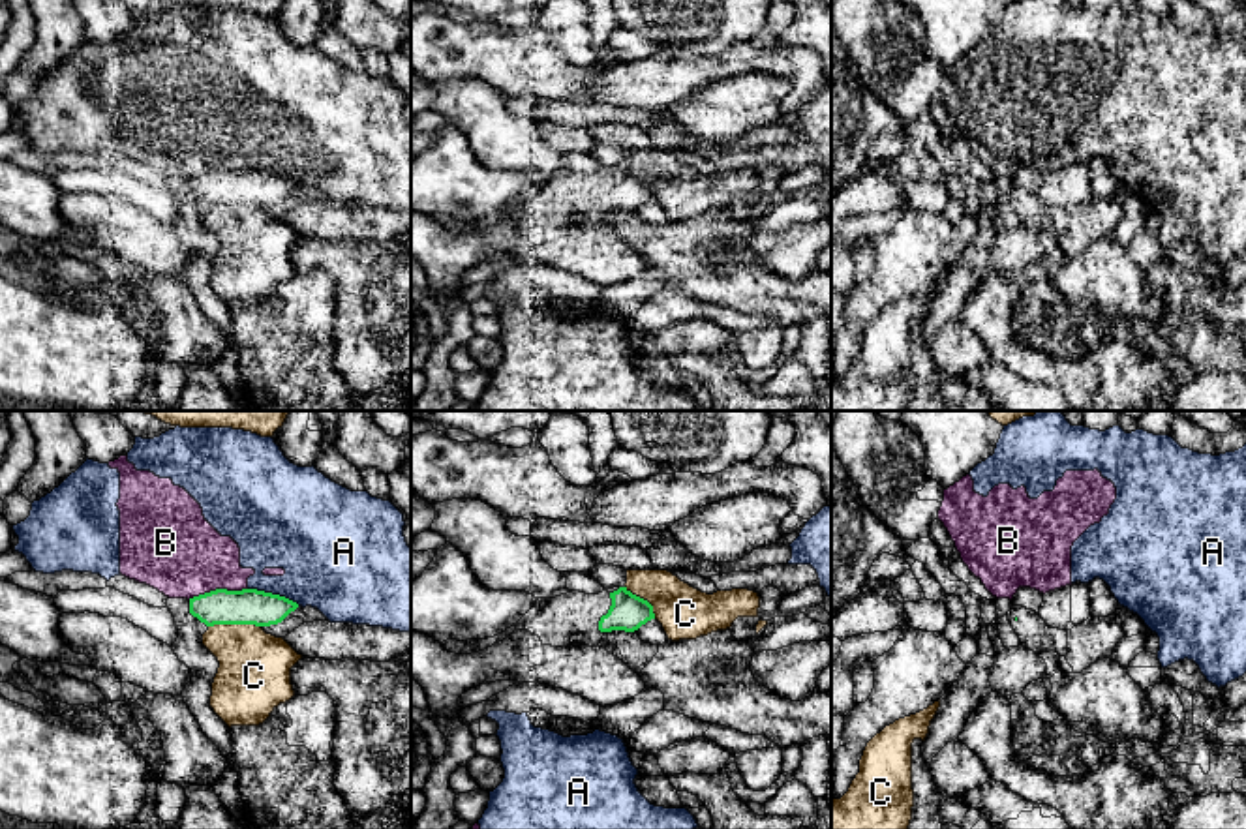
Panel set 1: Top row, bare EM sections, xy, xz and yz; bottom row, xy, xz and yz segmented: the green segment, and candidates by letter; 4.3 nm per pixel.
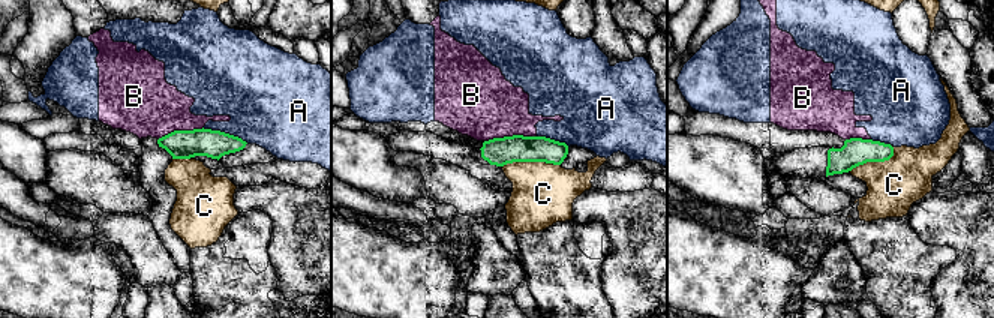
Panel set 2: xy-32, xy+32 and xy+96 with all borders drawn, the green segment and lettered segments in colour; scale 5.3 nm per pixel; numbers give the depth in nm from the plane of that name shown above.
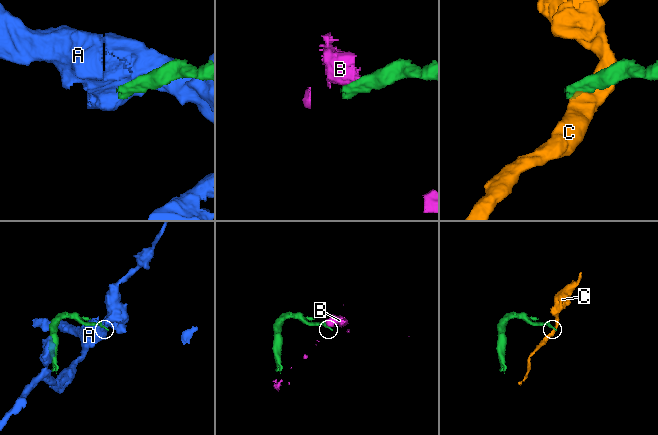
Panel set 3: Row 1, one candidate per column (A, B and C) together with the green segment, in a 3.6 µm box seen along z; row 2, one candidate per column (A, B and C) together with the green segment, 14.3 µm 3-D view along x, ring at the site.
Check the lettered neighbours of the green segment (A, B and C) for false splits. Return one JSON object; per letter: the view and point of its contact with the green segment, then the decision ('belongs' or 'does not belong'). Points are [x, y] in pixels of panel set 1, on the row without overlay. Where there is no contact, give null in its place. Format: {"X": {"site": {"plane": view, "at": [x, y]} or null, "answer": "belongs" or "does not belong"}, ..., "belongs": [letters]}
{"A": {"site": {"plane": "xy", "at": [274, 175]}, "answer": "does not belong"}, "B": {"site": {"plane": "xy", "at": [216, 169]}, "answer": "does not belong"}, "C": {"site": {"plane": "xy", "at": [233, 203]}, "answer": "does not belong"}, "belongs": []}

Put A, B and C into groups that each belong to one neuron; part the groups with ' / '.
A B / C

